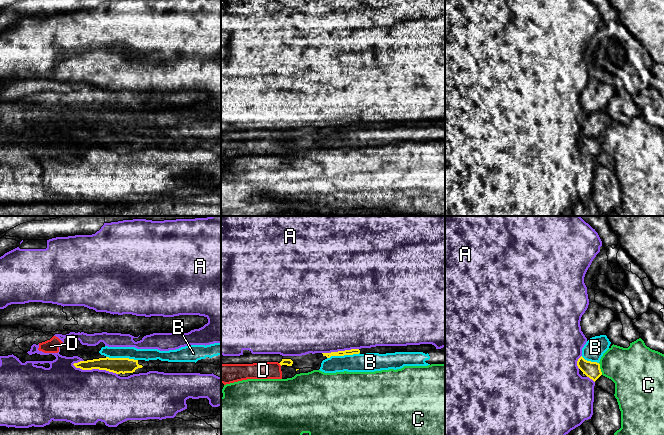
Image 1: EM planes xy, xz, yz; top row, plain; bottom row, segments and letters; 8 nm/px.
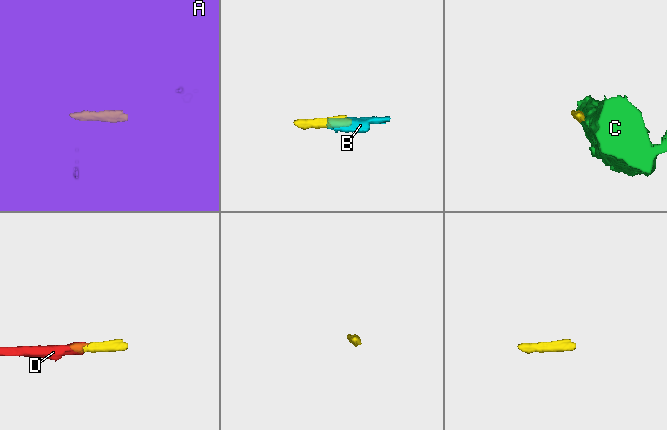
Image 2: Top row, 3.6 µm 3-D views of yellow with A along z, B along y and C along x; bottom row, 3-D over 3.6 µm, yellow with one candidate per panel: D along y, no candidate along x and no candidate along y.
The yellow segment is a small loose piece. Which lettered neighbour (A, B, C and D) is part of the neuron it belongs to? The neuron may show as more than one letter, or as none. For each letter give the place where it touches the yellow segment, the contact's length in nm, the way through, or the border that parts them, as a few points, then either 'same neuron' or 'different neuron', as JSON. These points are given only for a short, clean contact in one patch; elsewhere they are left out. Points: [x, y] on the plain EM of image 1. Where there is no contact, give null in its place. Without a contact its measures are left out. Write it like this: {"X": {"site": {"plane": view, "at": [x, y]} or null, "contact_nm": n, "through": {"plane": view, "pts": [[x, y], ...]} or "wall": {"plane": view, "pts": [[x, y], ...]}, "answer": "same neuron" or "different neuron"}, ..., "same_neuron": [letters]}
{"A": {"site": {"plane": "xy", "at": [95, 144]}, "contact_nm": 380, "answer": "different neuron"}, "B": {"site": {"plane": "xz", "at": [343, 131]}, "contact_nm": 260, "wall": {"plane": "xz", "pts": [[359, 128], [331, 131], [327, 134]]}, "answer": "different neuron"}, "C": {"site": {"plane": "yz", "at": [600, 145]}, "contact_nm": 100, "answer": "different neuron"}, "D": {"site": {"plane": "xz", "at": [280, 140]}, "contact_nm": 40, "wall": {"plane": "xz", "pts": [[278, 139], [281, 141]]}, "answer": "different neuron"}, "same_neuron": []}

